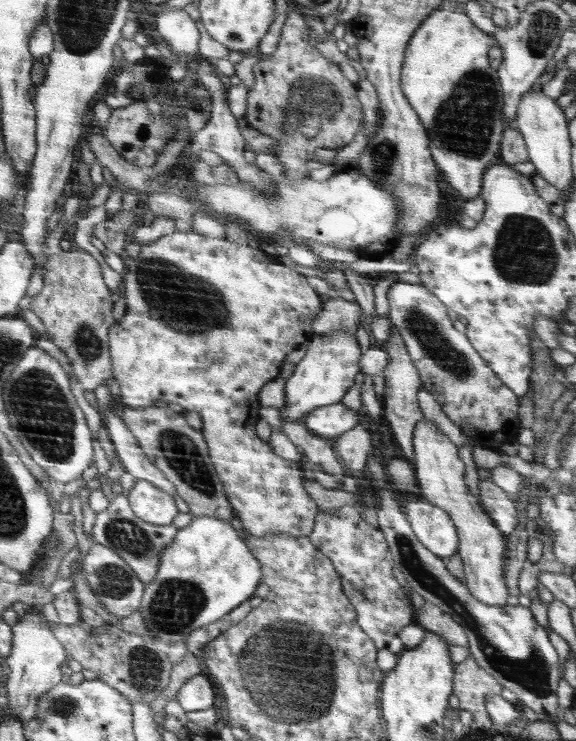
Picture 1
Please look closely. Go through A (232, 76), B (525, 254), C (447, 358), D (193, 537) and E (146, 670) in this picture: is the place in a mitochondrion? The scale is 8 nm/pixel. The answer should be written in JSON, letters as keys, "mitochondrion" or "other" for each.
{"A":"other","B":"mitochondrion","C":"mitochondrion","D":"other","E":"mitochondrion"}

